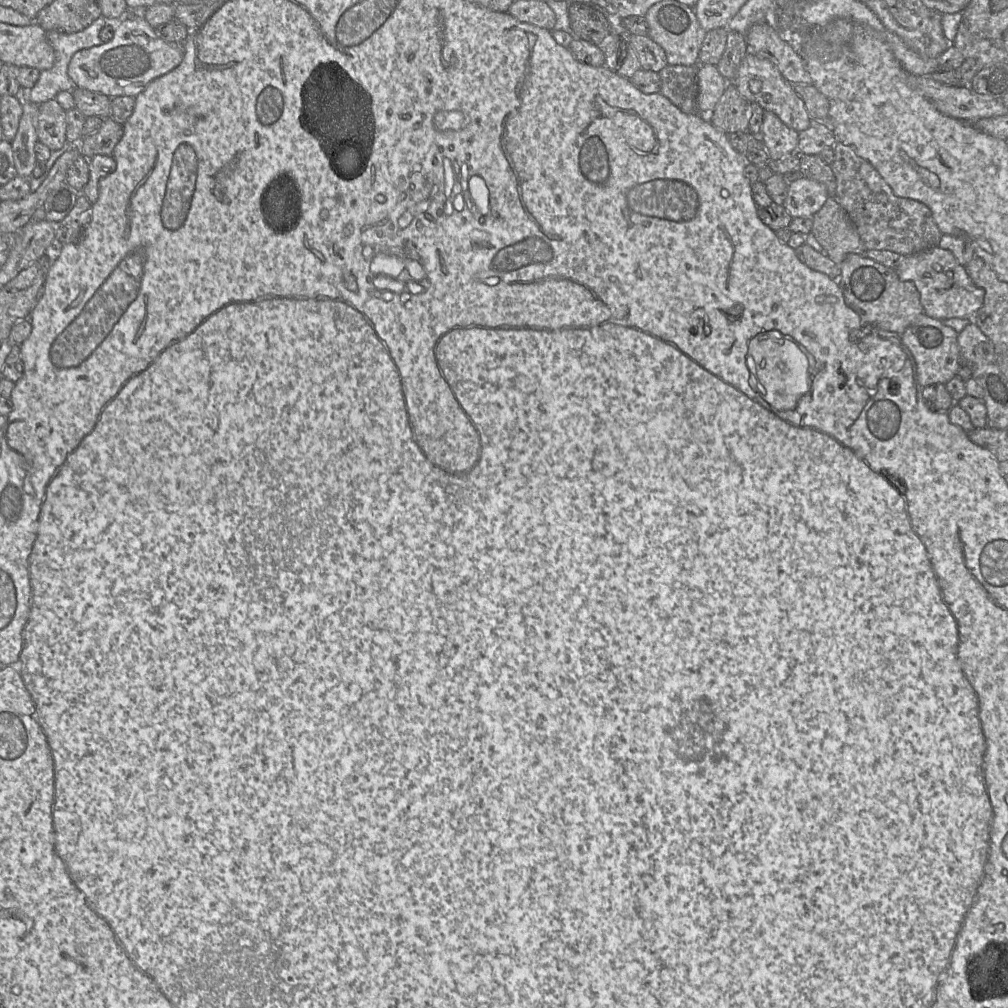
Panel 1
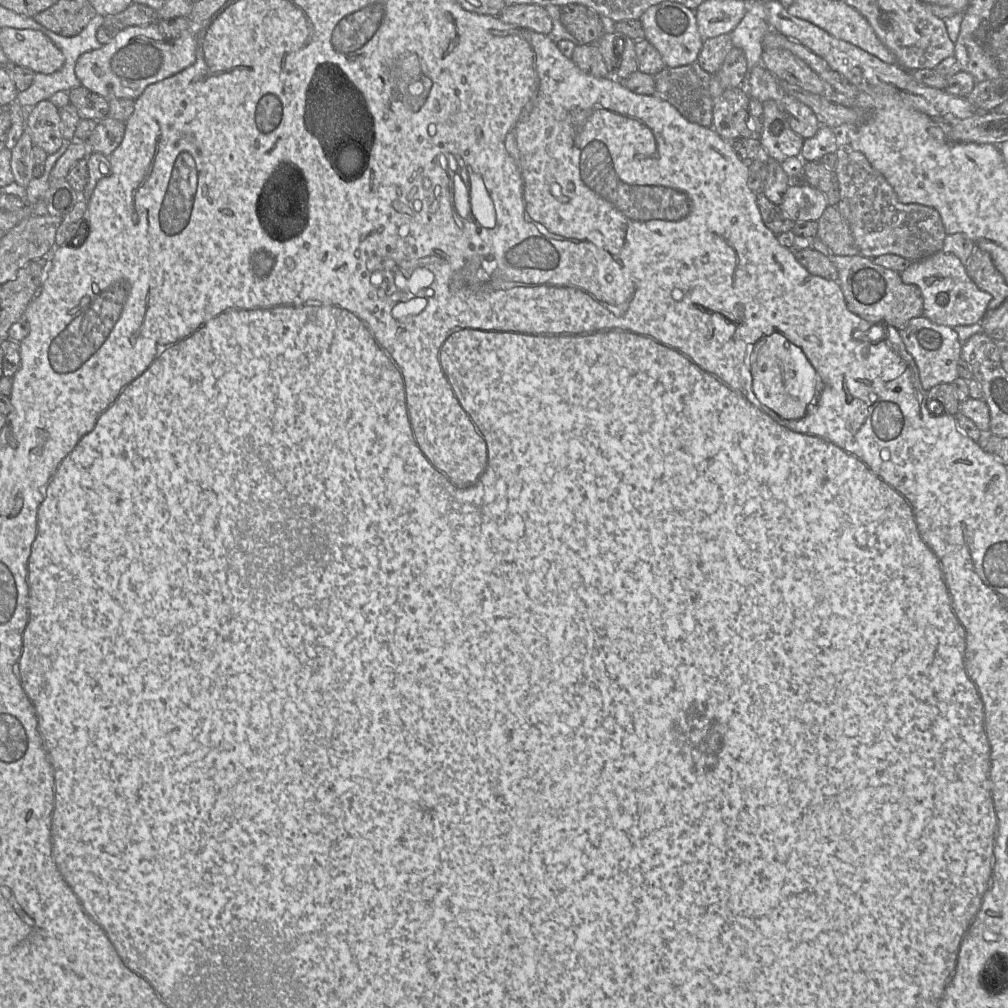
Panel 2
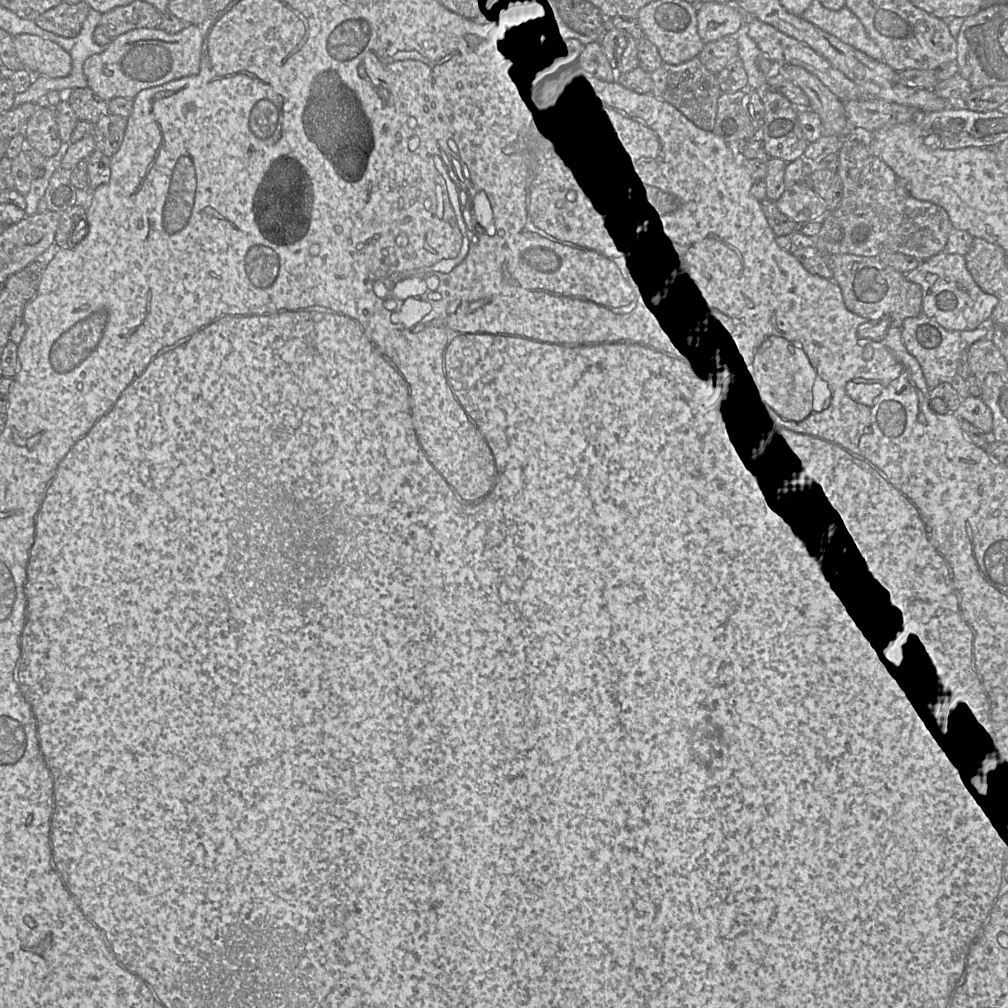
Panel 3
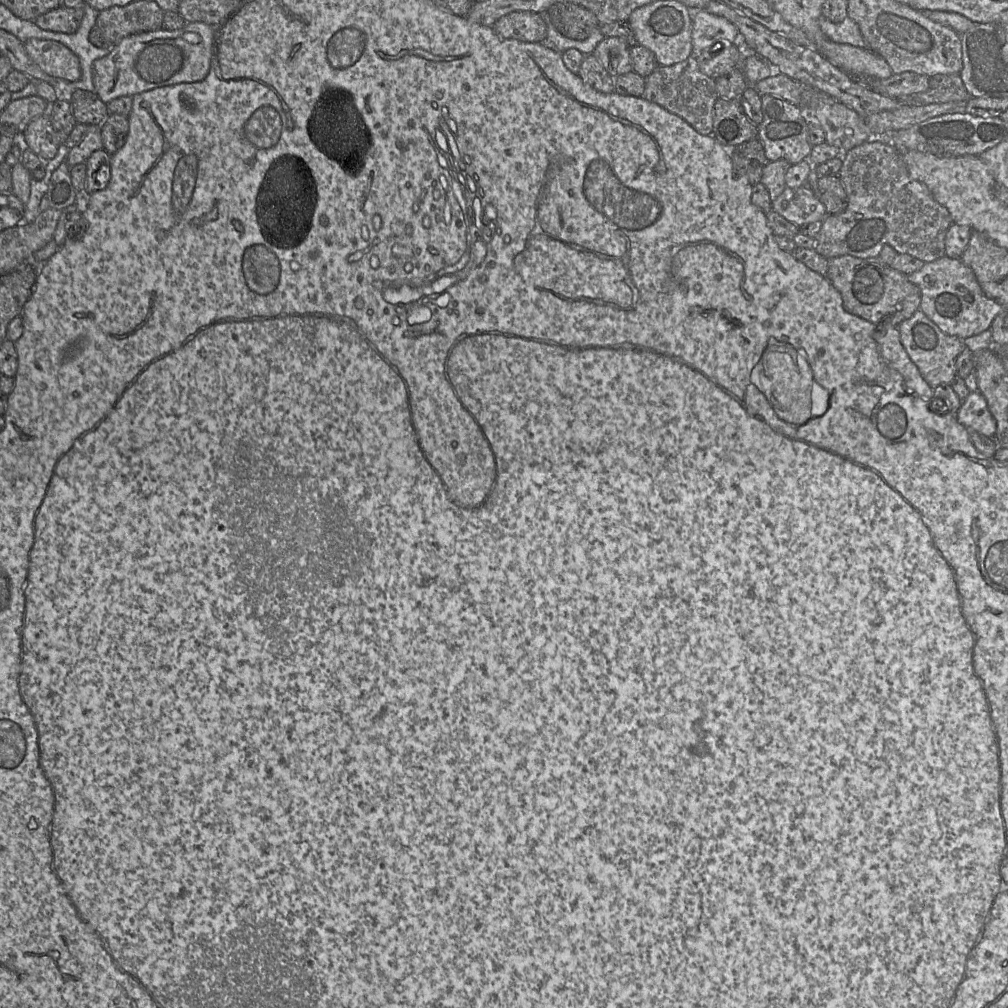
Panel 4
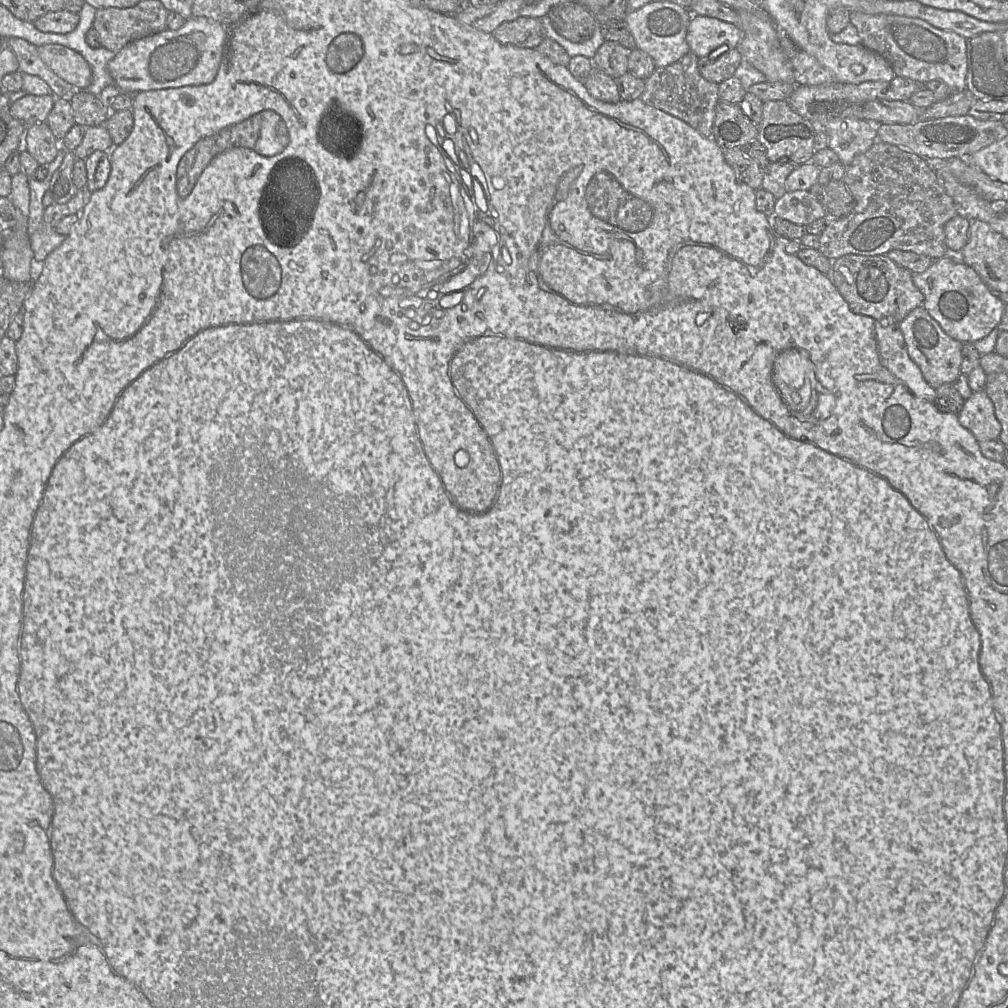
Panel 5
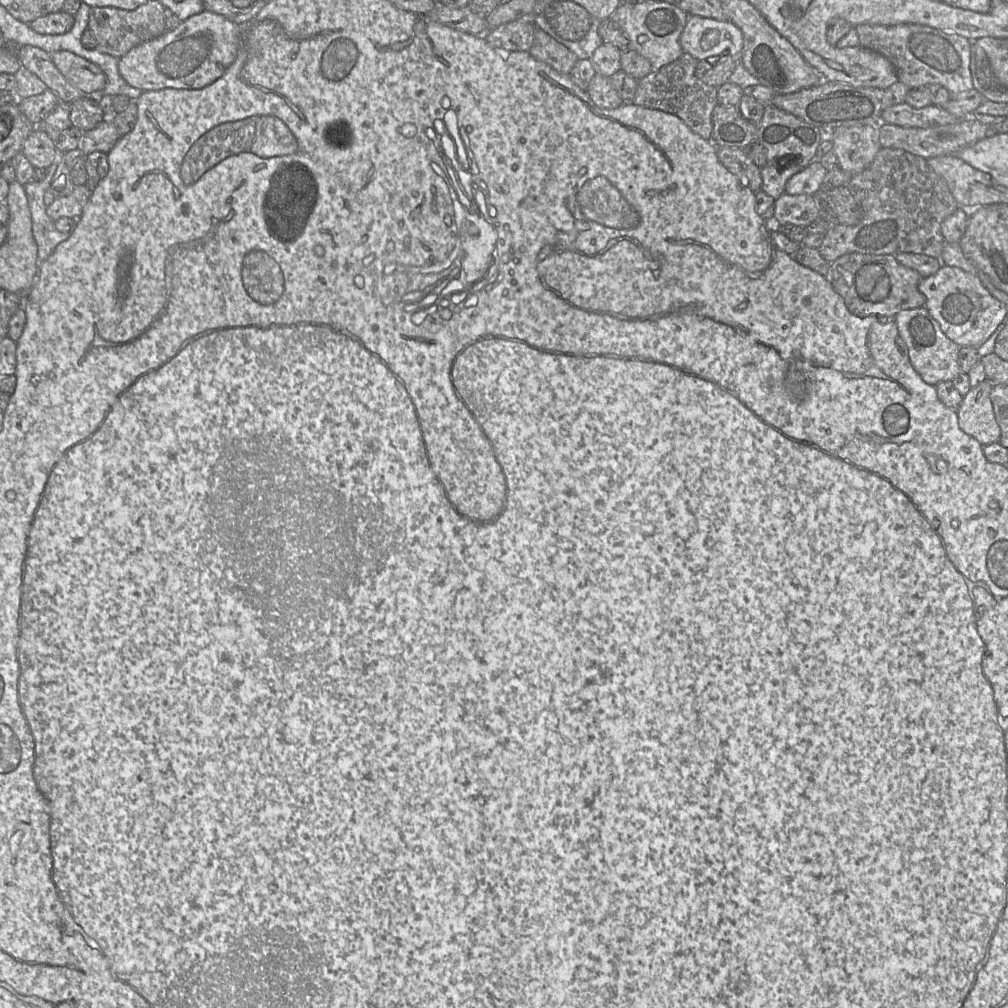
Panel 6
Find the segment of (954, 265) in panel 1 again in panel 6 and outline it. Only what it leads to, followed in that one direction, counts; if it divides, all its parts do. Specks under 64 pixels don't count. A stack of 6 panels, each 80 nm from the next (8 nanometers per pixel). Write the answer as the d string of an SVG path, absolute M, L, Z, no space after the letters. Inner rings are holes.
M942 265L935 274L920 280L918 290L926 298L924 307L938 322L942 332L960 347L977 349L1006 321L1007 307L994 298L977 277L960 268Z

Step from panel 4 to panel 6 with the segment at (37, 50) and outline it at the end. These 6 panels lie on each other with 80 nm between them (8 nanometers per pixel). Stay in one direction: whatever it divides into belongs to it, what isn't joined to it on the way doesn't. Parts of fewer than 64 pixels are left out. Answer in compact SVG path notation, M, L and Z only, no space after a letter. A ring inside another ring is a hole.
M70 51L49 54L57 69L72 86L88 96L96 96L102 92L106 85L106 76L98 65Z

